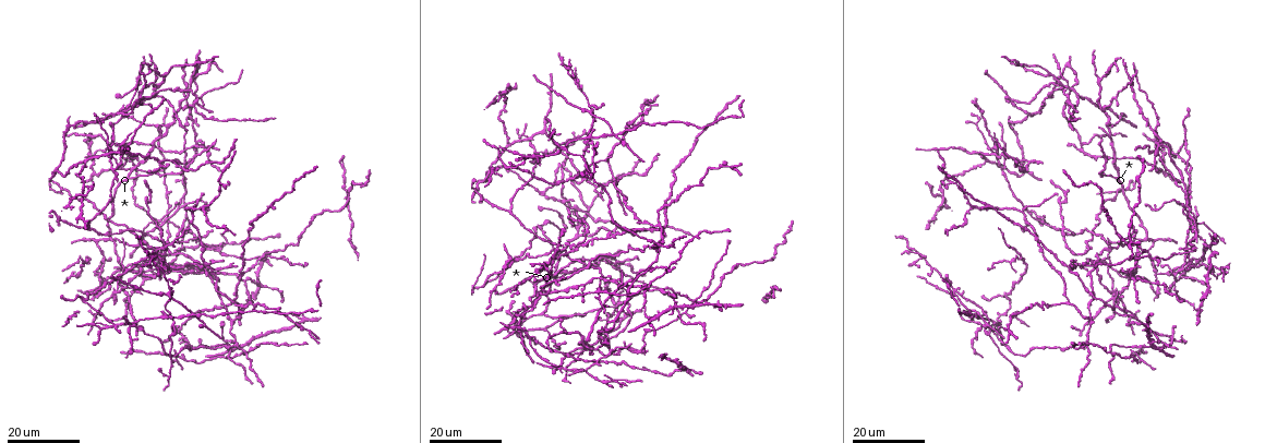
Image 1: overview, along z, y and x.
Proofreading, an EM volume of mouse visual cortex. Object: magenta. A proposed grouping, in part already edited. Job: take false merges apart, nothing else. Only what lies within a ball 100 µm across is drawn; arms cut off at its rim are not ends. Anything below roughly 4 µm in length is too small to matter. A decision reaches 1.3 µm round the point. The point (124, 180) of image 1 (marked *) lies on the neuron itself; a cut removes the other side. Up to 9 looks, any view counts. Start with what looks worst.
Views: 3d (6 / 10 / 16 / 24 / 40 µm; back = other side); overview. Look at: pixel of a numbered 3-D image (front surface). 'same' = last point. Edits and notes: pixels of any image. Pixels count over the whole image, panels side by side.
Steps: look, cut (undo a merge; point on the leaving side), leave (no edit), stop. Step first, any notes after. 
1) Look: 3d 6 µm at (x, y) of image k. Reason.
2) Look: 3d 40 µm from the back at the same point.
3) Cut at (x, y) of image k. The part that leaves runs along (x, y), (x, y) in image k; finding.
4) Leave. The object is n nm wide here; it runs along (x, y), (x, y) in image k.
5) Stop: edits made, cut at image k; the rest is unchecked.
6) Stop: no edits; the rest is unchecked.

Look: 3d 16 µm at (1183, 193) of image 1. Branch point.

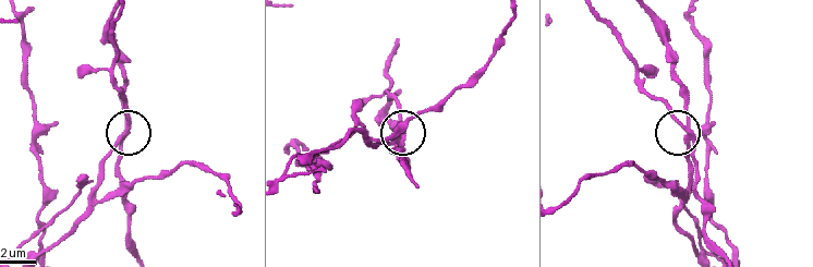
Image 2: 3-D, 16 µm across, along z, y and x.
Look: 3d 6 µm at (681, 121) of image 2.

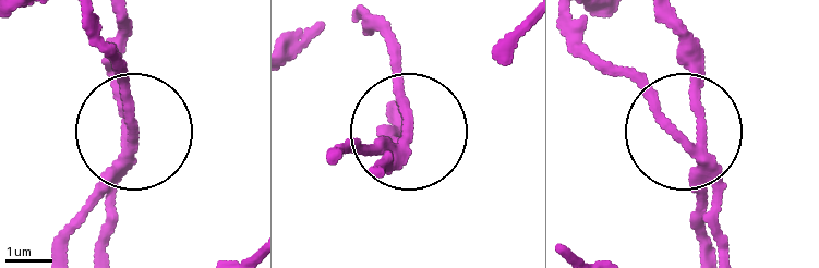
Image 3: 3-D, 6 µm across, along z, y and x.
Cut at (101, 226) of image 3. The part that leaves runs along (122, 168), (110, 246) in image 3; two neurons meet here.

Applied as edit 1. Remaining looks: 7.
Look: 3d 24 µm at (1130, 315) of image 1. Branch point.

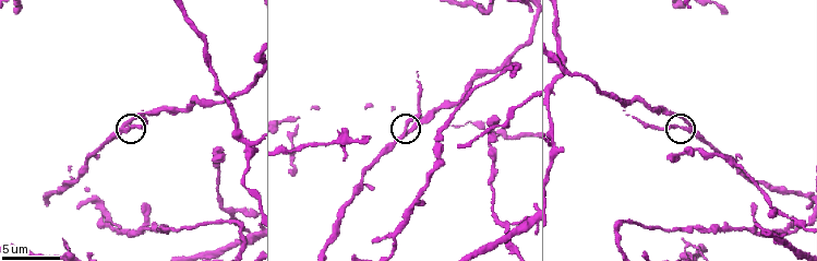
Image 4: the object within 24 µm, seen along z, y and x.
Look: 3d 10 µm at (127, 129) of image 4. Zoom in.

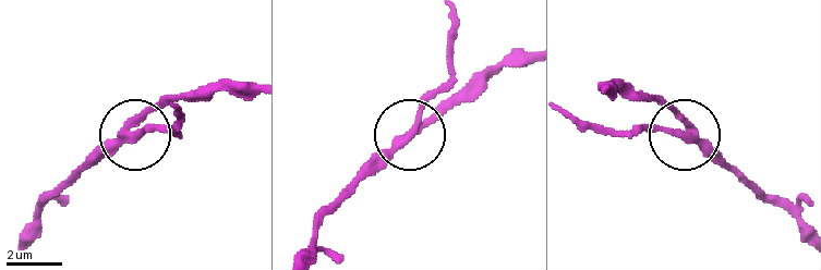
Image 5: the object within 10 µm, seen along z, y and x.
Look: 3d 10 µm from the back at (411, 129) of image 5.

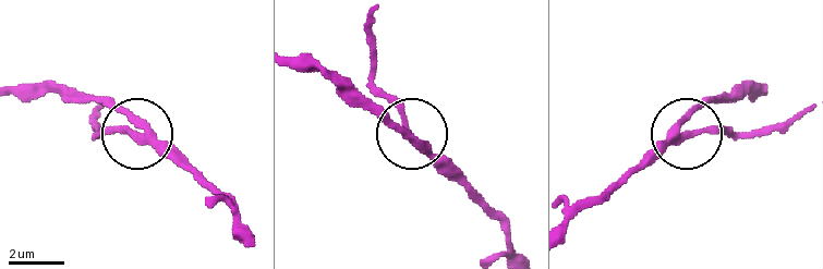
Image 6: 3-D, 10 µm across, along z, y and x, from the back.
Leave. It runs along (299, 56), (354, 83), (407, 135), (401, 111), (372, 78) in image 6; continuous, no second neuron.

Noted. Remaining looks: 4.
Look: 3d 16 µm at (114, 324) of image 1. Thin arm on a thick one.

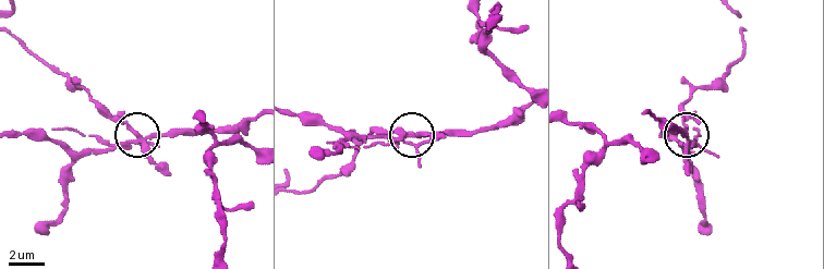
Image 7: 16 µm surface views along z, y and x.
Look: 3d 10 µm at (131, 131) of image 7. Zoom in.

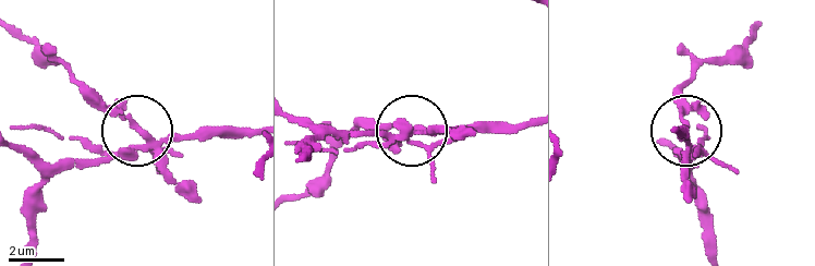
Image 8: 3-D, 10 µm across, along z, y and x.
Cut at (193, 134) of image 8. The part that leaves runs along (155, 143), (251, 136) in image 8; two neurons meet here.

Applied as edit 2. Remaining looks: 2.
Stop: edits made, cut at image 3, cut at image 8; the rest is unchecked.

